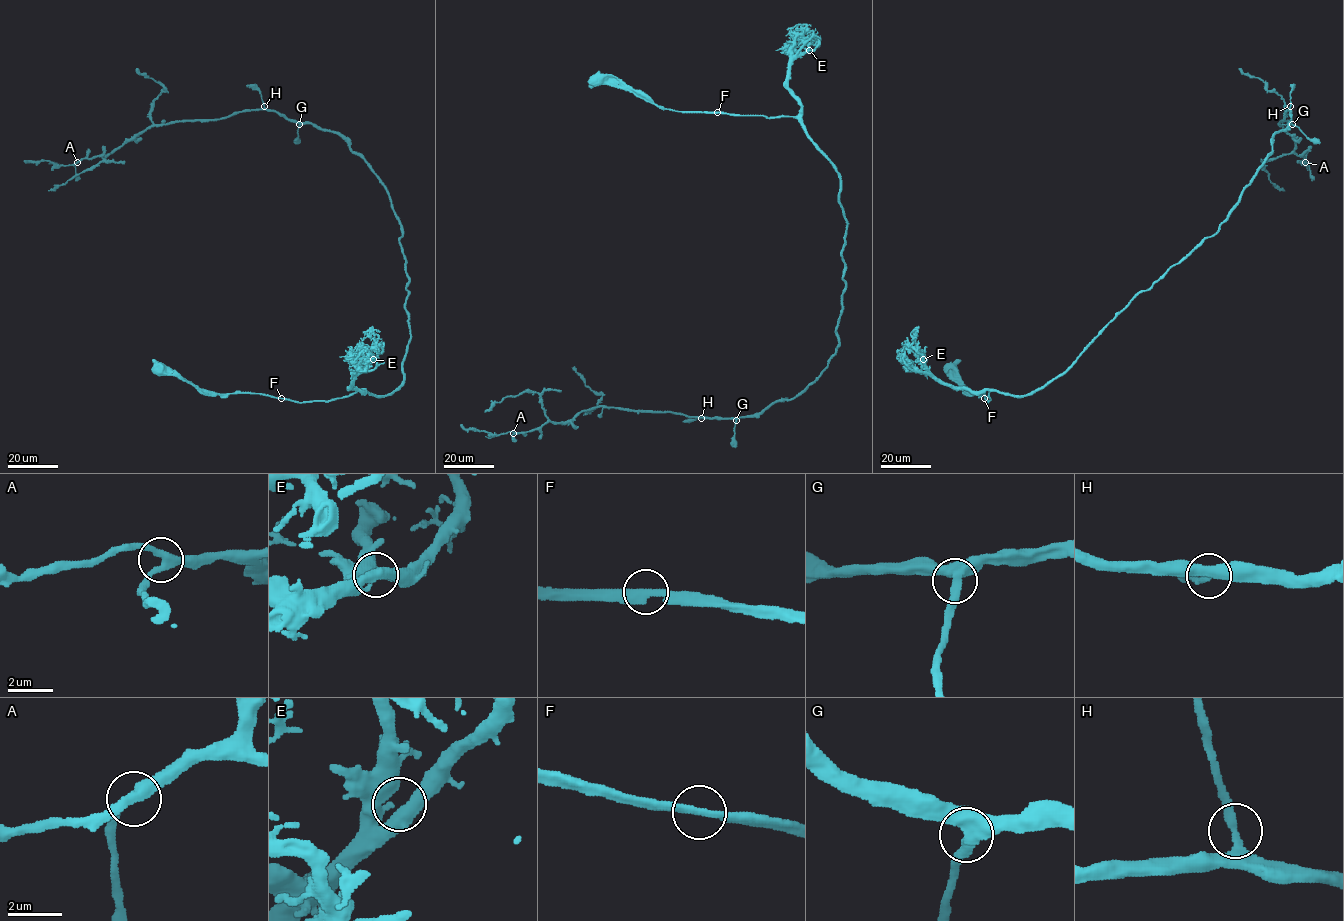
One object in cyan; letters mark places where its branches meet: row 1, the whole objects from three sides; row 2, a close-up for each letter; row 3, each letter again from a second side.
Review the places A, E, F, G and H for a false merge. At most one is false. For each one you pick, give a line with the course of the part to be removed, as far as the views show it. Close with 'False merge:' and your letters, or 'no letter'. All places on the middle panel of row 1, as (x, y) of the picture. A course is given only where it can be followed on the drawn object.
False merge: no letter

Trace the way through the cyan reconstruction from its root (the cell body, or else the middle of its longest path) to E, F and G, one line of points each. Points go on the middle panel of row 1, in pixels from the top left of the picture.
E: (596, 79), (678, 111), (795, 117), (801, 103), (788, 87), (788, 69), (809, 50)
F: (596, 79), (628, 90), (662, 108), (718, 112)
G: (596, 79), (678, 111), (794, 117), (838, 175), (846, 222), (838, 347), (797, 396), (736, 420)

